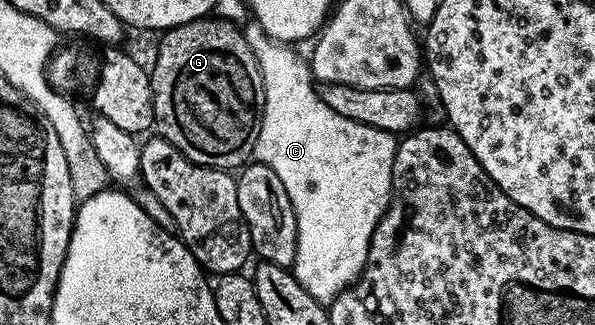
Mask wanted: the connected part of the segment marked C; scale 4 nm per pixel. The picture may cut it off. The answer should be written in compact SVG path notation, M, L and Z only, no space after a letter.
M255 21L243 24L242 30L258 61L264 86L264 111L260 114L260 132L252 153L255 162L270 165L270 169L278 173L292 202L296 218L296 256L290 270L310 297L328 305L351 287L368 265L372 234L392 201L392 170L398 139L388 131L379 131L350 121L350 117L342 117L342 113L334 113L334 109L322 101L309 60L305 56L303 59L295 46L269 39L262 25Z

